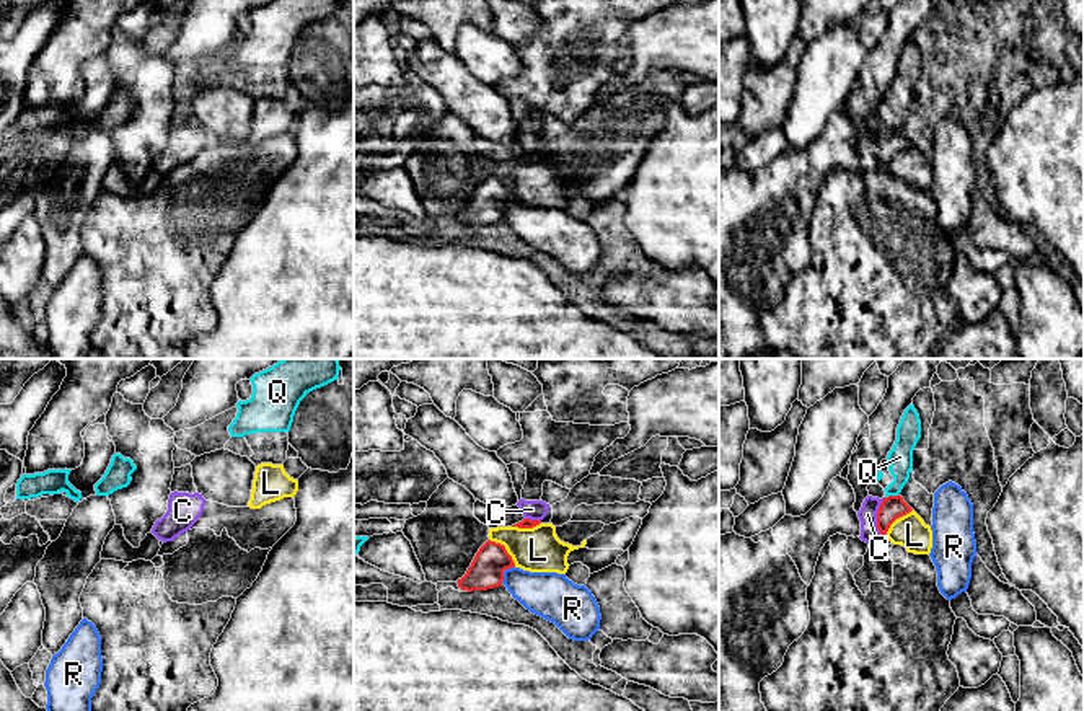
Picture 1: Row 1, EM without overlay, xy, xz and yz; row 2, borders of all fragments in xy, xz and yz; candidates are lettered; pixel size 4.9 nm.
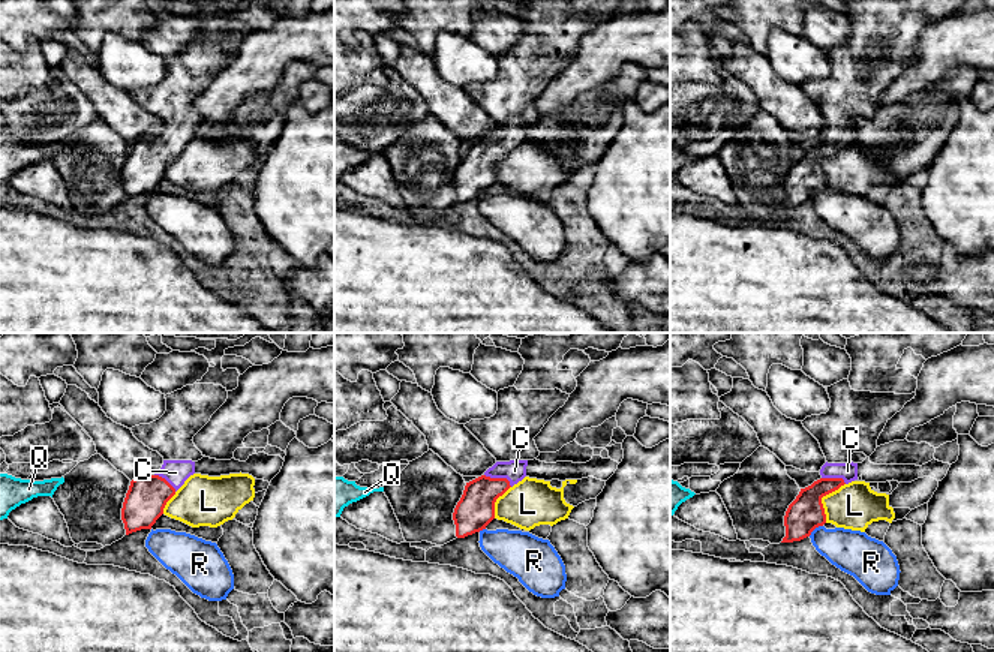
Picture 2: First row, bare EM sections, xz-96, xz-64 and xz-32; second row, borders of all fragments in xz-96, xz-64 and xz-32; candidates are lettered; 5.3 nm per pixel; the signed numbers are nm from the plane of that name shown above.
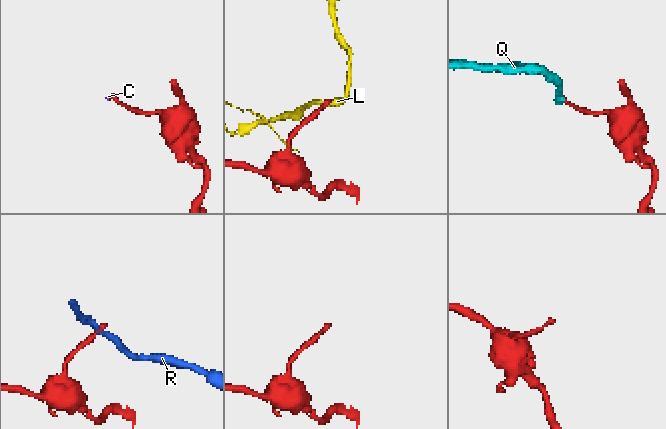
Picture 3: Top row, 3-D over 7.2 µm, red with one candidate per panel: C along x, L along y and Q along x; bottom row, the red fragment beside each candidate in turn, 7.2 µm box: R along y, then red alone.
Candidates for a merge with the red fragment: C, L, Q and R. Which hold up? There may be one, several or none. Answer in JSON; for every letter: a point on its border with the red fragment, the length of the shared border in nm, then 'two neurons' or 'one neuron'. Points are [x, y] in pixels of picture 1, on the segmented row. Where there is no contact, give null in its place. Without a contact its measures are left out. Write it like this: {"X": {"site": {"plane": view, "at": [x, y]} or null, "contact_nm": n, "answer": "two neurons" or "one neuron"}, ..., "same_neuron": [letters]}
{"C": {"site": {"plane": "yz", "at": [877, 517]}, "contact_nm": 190, "answer": "one neuron"}, "L": {"site": {"plane": "xz", "at": [506, 550]}, "contact_nm": 190, "answer": "two neurons"}, "Q": {"site": {"plane": "yz", "at": [892, 496]}, "contact_nm": 80, "answer": "two neurons"}, "R": {"site": {"plane": "xz", "at": [502, 573]}, "contact_nm": 110, "answer": "two neurons"}, "same_neuron": ["C"]}

